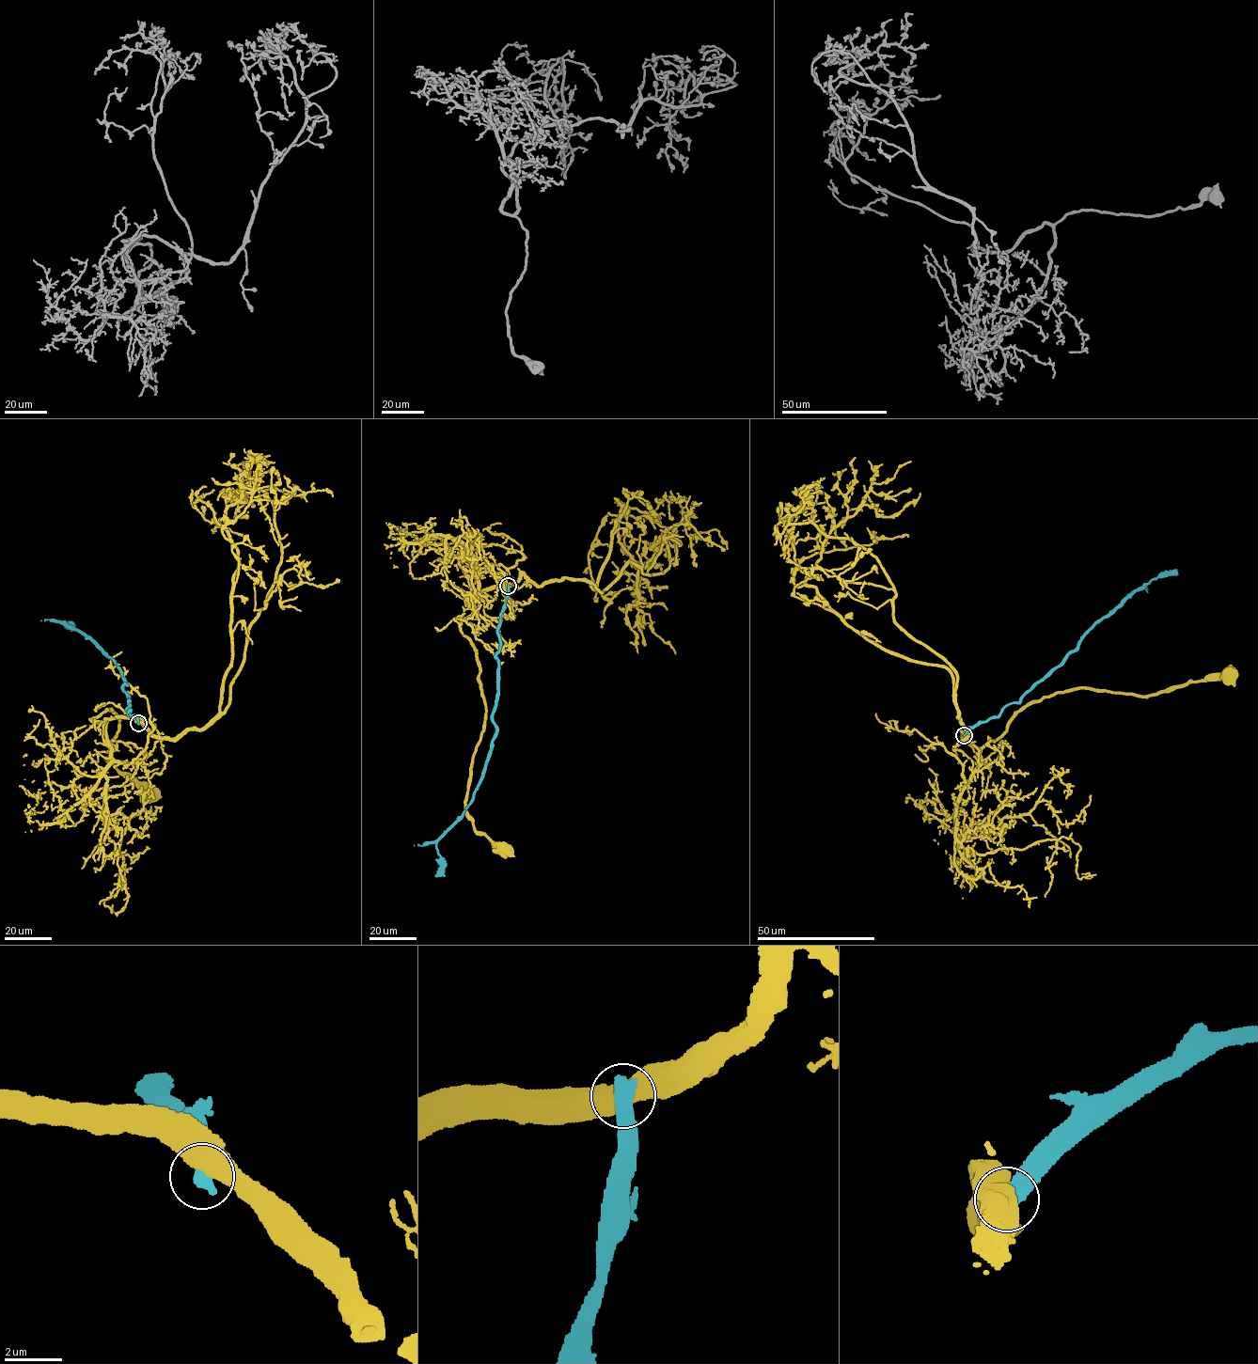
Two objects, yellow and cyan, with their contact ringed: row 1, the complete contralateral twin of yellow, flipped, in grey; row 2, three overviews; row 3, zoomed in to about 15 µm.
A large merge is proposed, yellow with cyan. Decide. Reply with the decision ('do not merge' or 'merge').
do not merge

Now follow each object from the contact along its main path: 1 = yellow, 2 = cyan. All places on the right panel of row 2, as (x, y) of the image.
1: (964, 735), (981, 747), (1002, 735), (1018, 712), (1056, 693), (1092, 688), (1149, 696), (1224, 670), (1229, 675)
2: (964, 735), (998, 716), (1007, 705), (1019, 701), (1077, 648), (1095, 621), (1124, 598), (1157, 576), (1177, 573)

